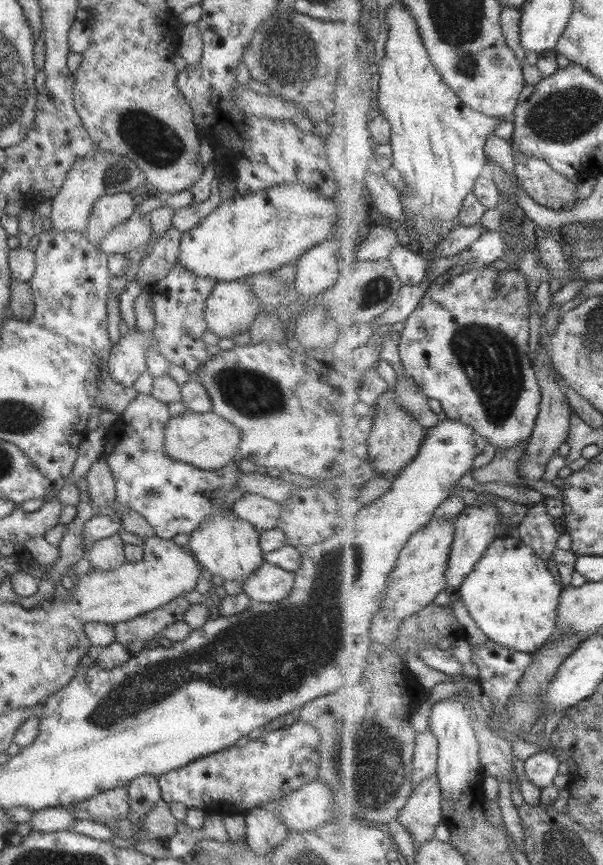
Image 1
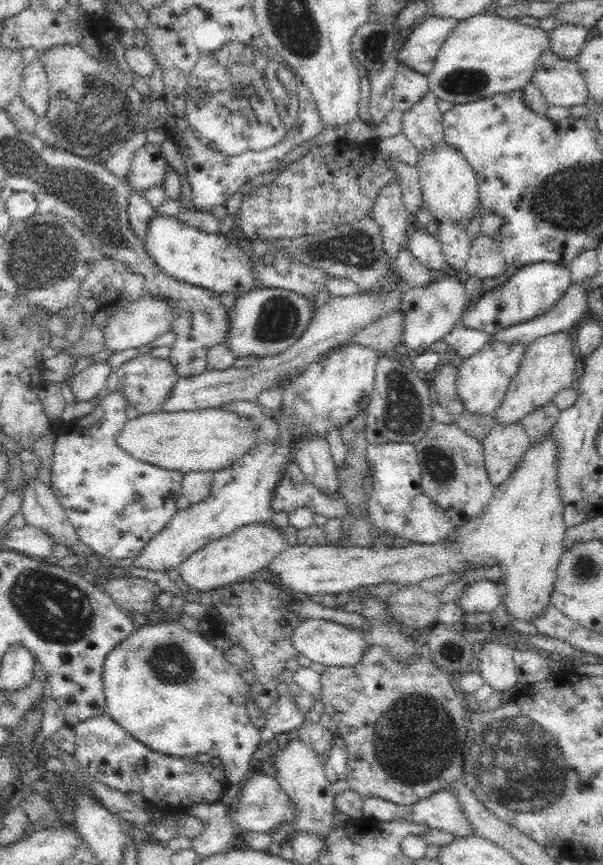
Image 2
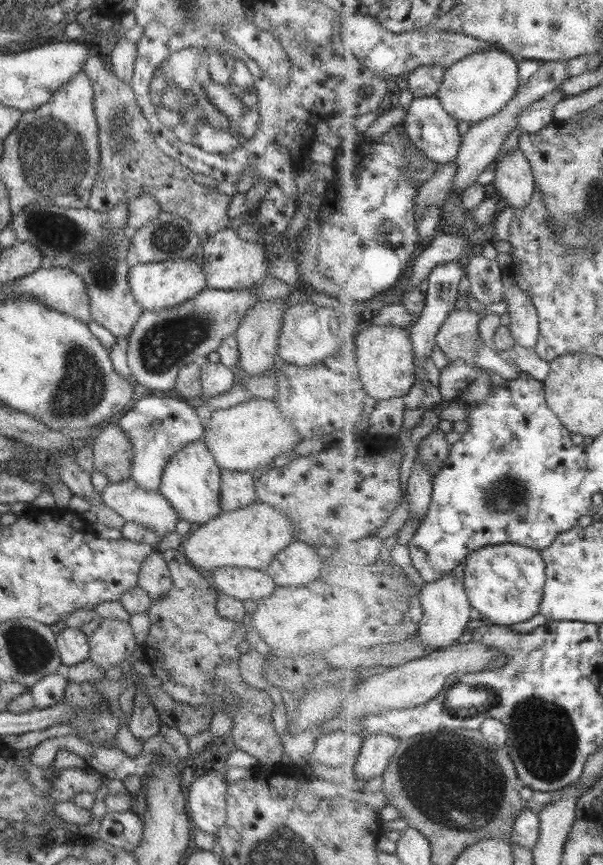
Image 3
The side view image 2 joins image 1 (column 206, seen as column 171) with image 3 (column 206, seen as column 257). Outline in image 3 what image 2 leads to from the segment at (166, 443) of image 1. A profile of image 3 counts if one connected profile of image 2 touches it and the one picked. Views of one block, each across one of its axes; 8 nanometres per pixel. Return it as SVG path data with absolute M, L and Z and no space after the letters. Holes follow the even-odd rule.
M259 397L249 398L226 409L214 409L203 425L202 440L215 464L220 469L235 472L262 473L272 466L273 458L278 454L293 454L295 444L301 440L300 434L283 418L275 402Z

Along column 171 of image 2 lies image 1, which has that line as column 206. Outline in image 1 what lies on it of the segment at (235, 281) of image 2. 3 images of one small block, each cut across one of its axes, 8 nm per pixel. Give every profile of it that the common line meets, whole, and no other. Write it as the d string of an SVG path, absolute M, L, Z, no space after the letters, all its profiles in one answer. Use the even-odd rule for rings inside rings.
M283 184L245 195L235 195L213 208L195 227L182 232L177 263L195 273L217 281L243 279L249 275L275 271L281 266L295 264L299 255L335 234L339 205L332 197L320 196L318 191L301 184Z

